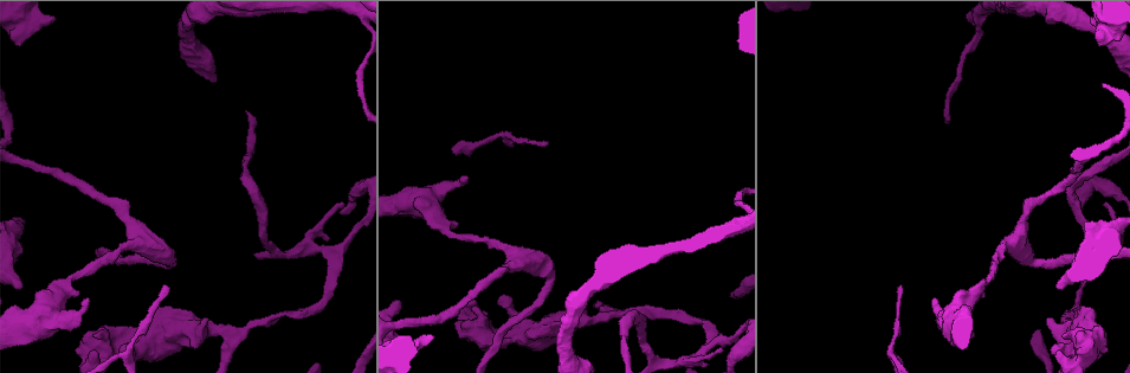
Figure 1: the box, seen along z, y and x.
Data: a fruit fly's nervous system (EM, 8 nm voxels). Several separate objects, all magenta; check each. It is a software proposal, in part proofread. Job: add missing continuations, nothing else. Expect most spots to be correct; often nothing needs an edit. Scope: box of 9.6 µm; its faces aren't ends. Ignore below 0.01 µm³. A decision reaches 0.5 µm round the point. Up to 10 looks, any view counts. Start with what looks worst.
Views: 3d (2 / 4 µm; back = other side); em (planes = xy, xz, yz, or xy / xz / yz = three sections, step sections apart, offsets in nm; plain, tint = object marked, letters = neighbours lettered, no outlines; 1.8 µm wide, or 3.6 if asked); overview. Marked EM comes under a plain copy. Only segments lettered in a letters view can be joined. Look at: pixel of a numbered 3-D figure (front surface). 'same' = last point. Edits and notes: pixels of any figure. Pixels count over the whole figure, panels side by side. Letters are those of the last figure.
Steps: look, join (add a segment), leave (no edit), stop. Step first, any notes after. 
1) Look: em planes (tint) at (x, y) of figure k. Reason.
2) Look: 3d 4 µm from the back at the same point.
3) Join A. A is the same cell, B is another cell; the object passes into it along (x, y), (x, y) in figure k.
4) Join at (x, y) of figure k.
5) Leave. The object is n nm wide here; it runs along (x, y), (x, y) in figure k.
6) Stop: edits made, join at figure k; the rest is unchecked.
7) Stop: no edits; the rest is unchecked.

Look: 3d 2 µm at (400, 304) of figure 1. Free end.

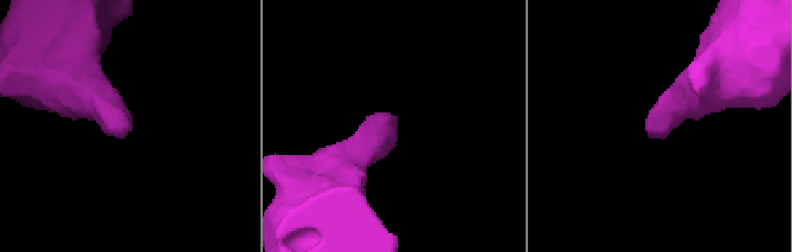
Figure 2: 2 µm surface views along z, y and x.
Look: em planes (letters) at (130, 129) of figure 2.

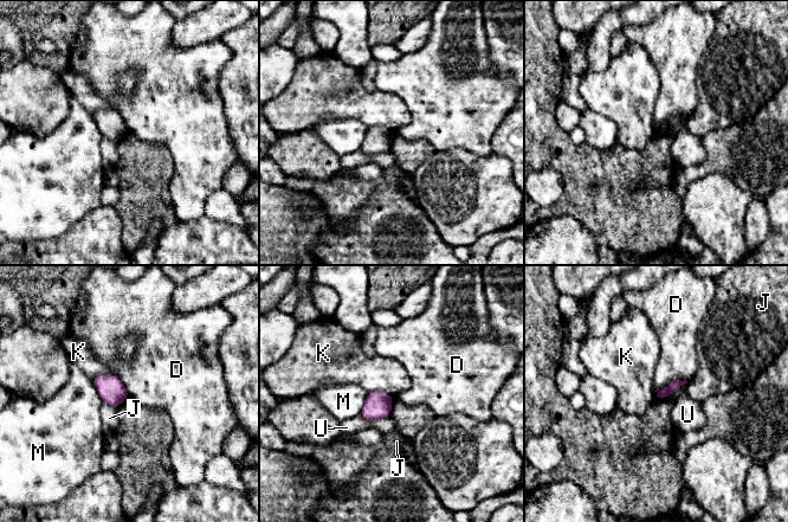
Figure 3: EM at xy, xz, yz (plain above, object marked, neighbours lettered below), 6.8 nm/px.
Leave. D, J, K, M and U are other cells; a border runs along (688, 381), (675, 379), (654, 393) in figure 3; no lettered segment goes on from it.

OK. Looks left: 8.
Look: 3d 4 µm at (465, 177) of figure 1. An open end.

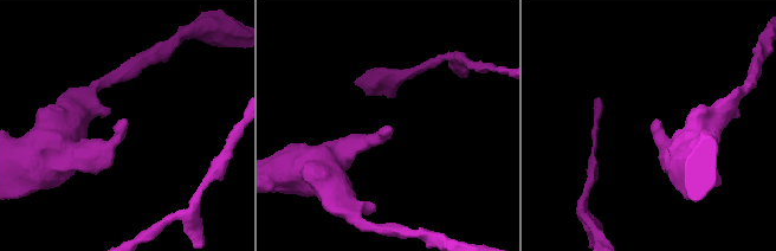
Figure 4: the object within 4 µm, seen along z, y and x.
Look: em xz step 4 (letters) at (388, 132) of figure 4.

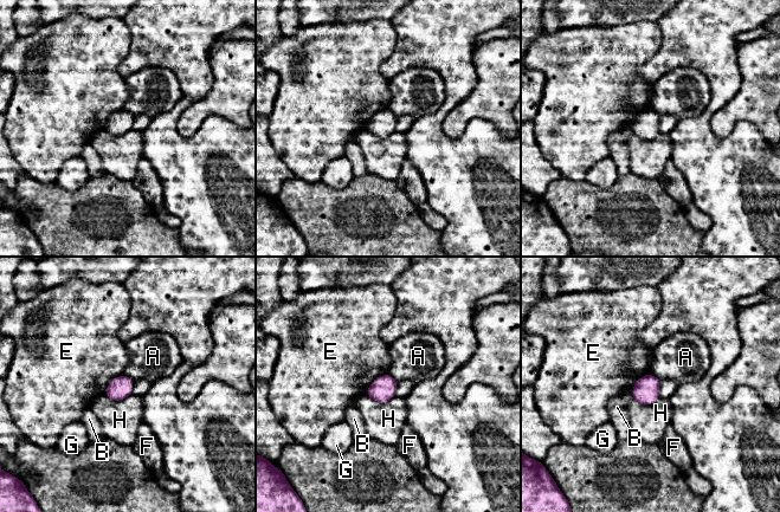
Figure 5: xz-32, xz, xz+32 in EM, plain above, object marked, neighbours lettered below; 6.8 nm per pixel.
Look: em yz step 8 (letters) at the same point. Cut it another way.

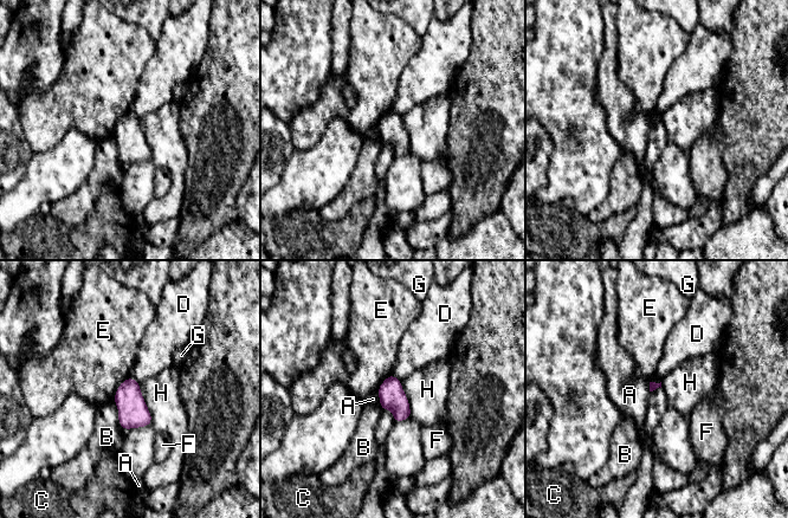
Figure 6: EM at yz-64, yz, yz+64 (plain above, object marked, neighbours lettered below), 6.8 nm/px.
Leave. The longest contact is with H, 300 nm; A, B, C, D, E, F, G and H are other cells; no lettered segment goes on from it.

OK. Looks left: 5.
Look: em 3.6 µm xy step 4 (tint) at (148, 313) of figure 1. Narrows sharply.

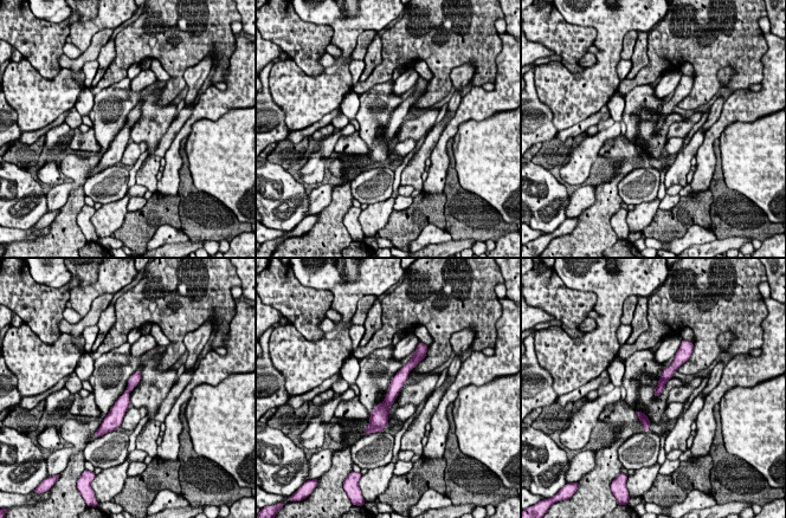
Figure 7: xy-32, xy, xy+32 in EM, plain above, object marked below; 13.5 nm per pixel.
Look: em 3.6 µm planes (tint) at the same point. Another direction.

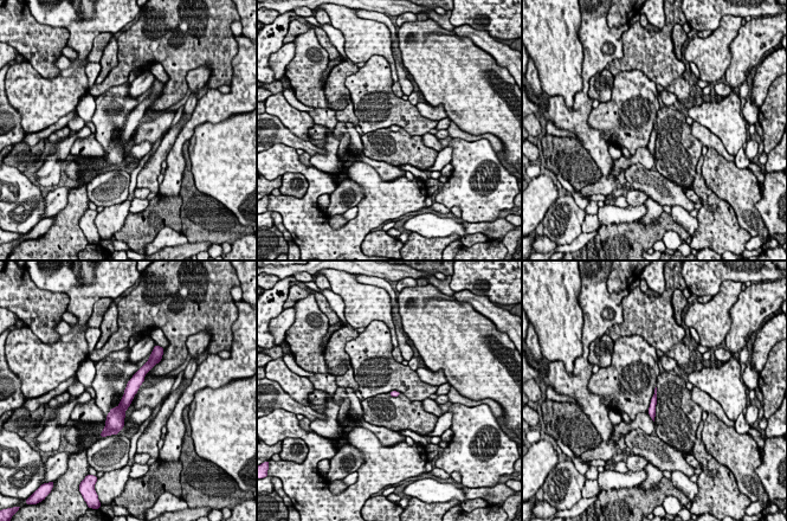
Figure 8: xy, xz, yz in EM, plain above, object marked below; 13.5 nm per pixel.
Look: em 3.6 µm planes (letters) at the same point. See the neighbours.

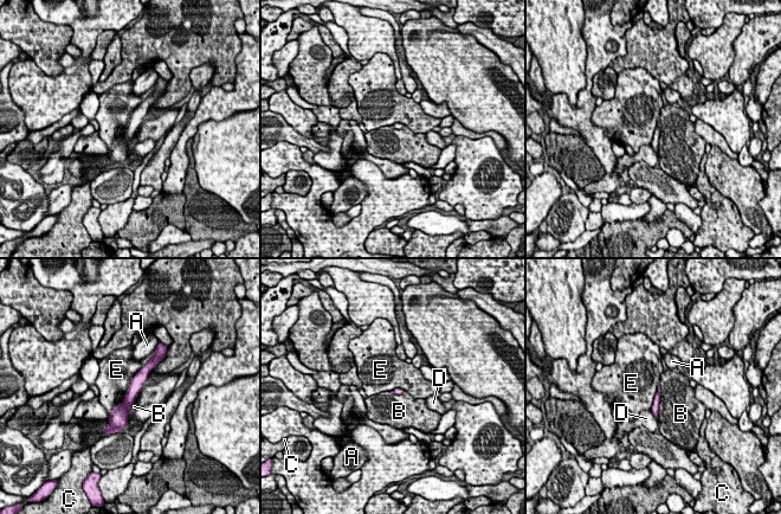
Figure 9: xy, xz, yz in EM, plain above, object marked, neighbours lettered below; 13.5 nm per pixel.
Leave. The object is 100 nm wide here; A, B, C, D and E are other cells; a border runs along (659, 384), (650, 409) in figure 9; no lettered segment goes on from it.

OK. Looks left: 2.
Stop: no edits; the rest is unchecked.

